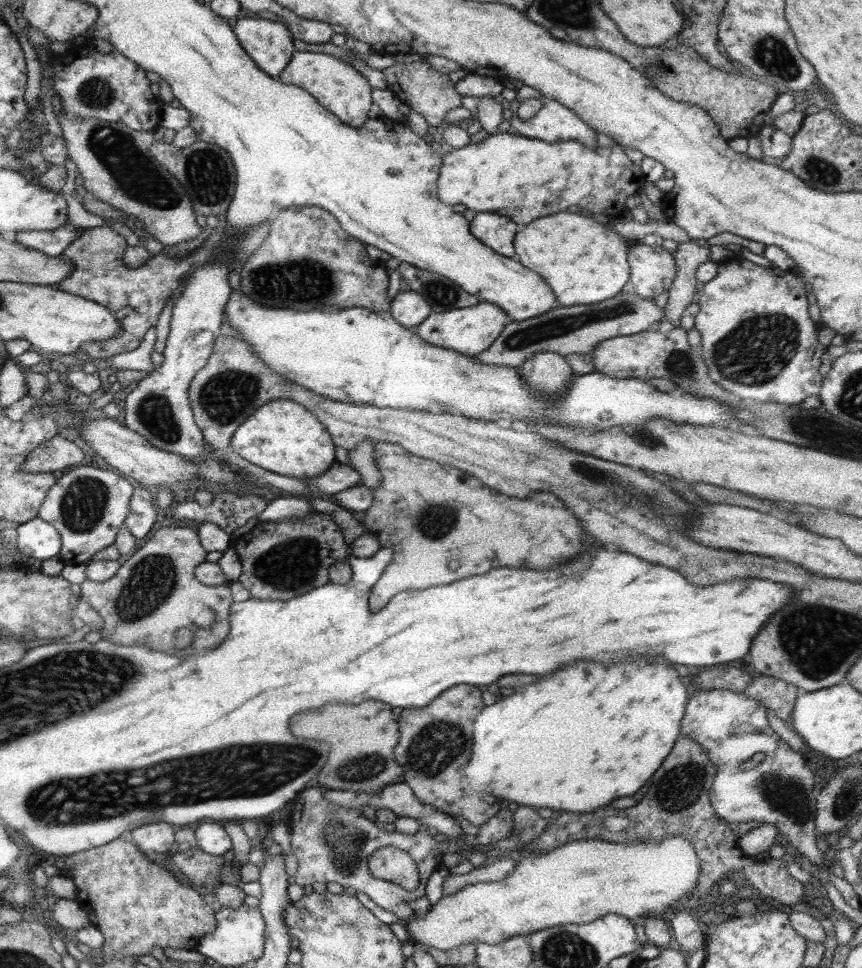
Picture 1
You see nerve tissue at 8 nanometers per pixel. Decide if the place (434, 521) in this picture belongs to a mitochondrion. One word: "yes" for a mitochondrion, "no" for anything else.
yes

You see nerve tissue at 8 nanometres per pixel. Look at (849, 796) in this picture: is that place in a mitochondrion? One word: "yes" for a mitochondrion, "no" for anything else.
yes

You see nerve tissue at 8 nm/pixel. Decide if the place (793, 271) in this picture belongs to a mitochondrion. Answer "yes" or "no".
no

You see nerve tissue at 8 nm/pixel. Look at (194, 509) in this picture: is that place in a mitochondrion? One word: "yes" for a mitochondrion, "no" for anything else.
no

